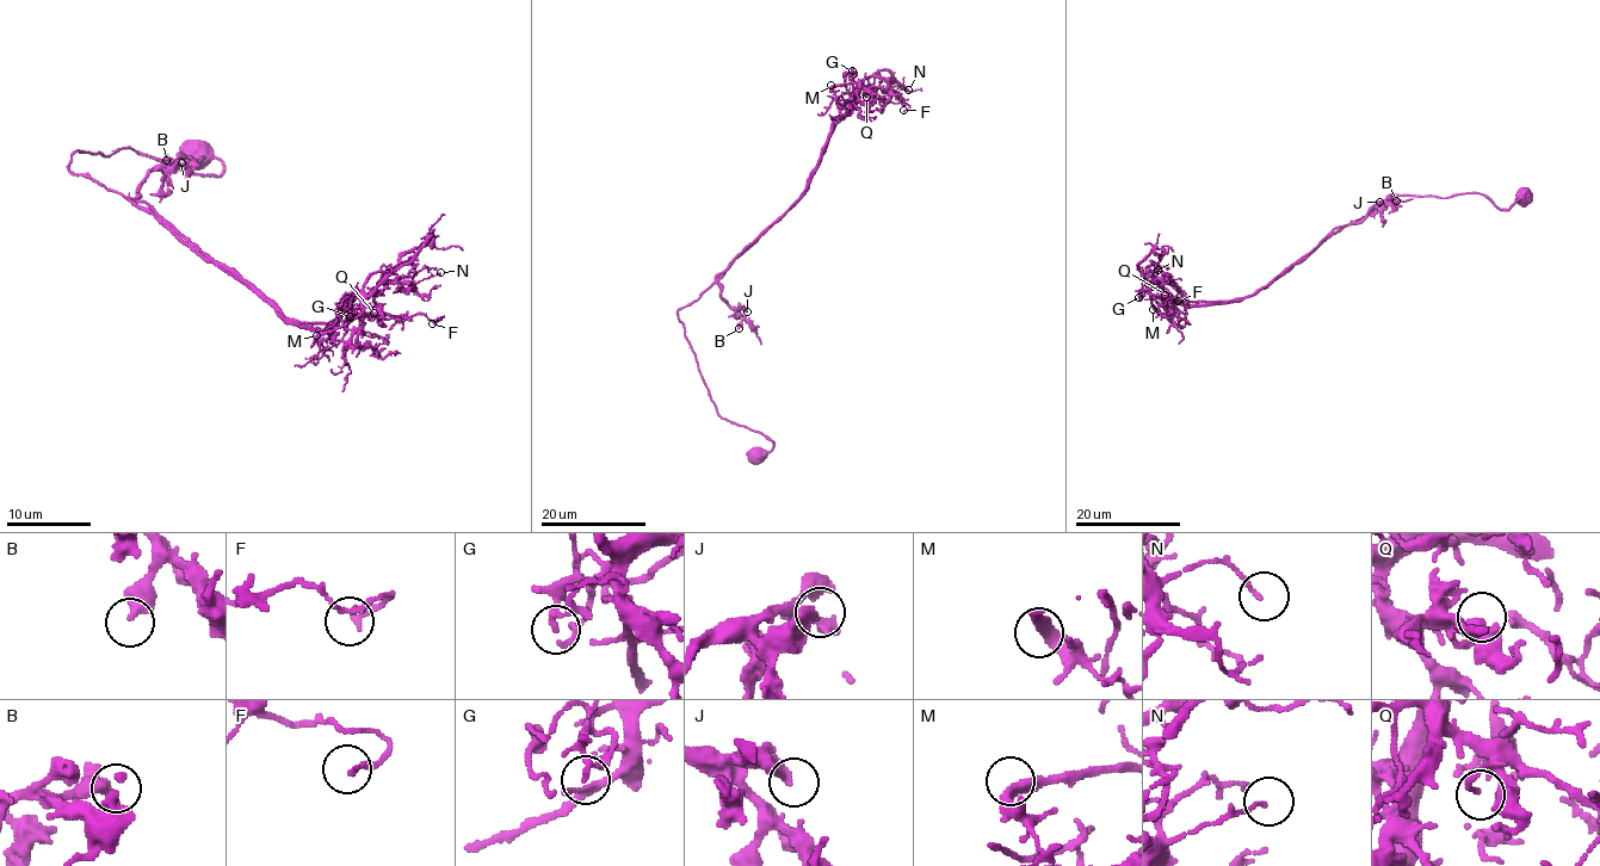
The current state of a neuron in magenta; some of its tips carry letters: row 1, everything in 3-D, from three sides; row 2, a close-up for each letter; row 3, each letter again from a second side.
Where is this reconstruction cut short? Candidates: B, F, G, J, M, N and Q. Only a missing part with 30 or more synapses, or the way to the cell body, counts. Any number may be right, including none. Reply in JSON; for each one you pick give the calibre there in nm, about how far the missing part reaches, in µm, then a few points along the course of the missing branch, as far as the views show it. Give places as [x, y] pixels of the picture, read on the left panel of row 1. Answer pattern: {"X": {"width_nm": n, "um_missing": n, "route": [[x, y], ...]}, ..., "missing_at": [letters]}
{"B": {"width_nm": 440, "um_missing": 8, "route": [[166, 160], [174, 137], [185, 129], [204, 129], [210, 135]]}, "missing_at": ["B"]}

